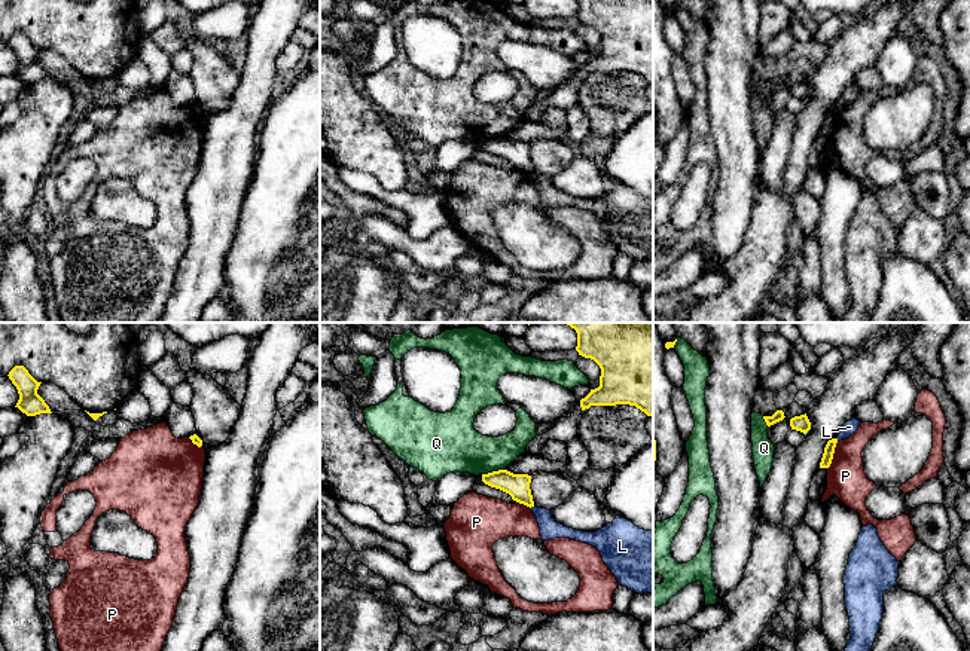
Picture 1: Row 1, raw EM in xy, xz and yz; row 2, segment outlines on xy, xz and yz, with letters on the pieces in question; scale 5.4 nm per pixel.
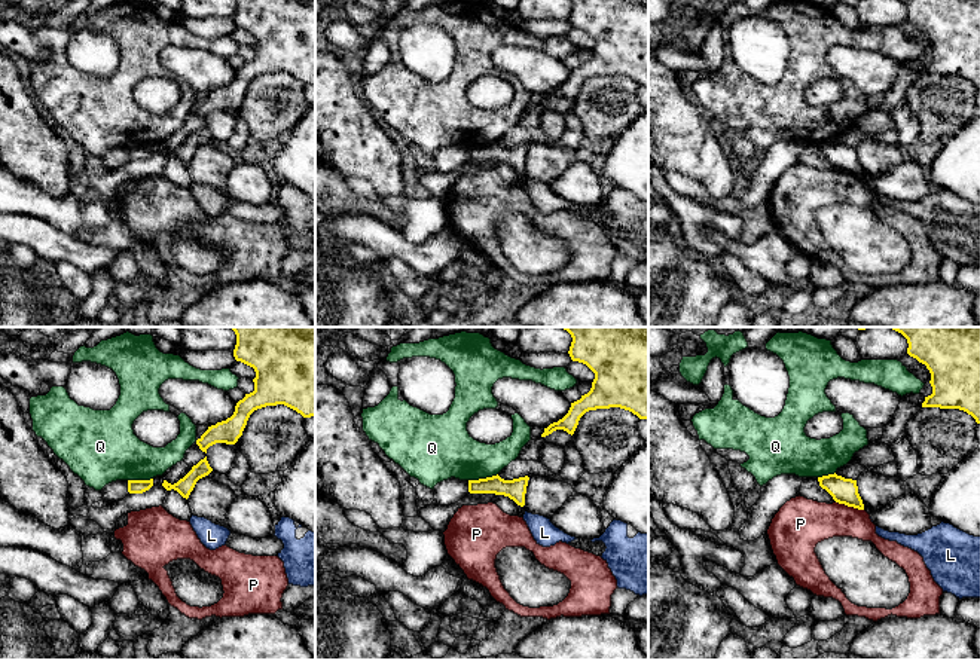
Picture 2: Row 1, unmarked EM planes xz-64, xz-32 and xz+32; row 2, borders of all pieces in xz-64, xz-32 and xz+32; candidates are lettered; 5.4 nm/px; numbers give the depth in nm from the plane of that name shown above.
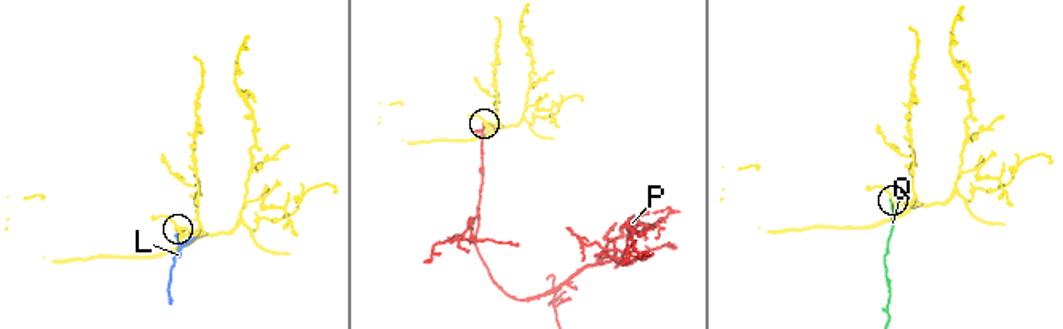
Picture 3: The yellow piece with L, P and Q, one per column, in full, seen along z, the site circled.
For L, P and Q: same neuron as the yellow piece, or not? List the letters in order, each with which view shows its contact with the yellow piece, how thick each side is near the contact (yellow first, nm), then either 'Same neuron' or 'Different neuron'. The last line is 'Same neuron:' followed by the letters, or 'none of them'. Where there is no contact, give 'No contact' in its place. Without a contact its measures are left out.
L: Touches yellow in xz. Thickness 130 nm (yellow) against 110 nm. Different neuron
P: Touches yellow in yz. Thickness 60 nm (yellow) against 200 nm. Different neuron
Q: Touches yellow in xz. Thickness 130 nm (yellow) against 280 nm. Different neuron
Same neuron: none of them

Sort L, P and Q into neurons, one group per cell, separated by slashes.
L / P / Q

